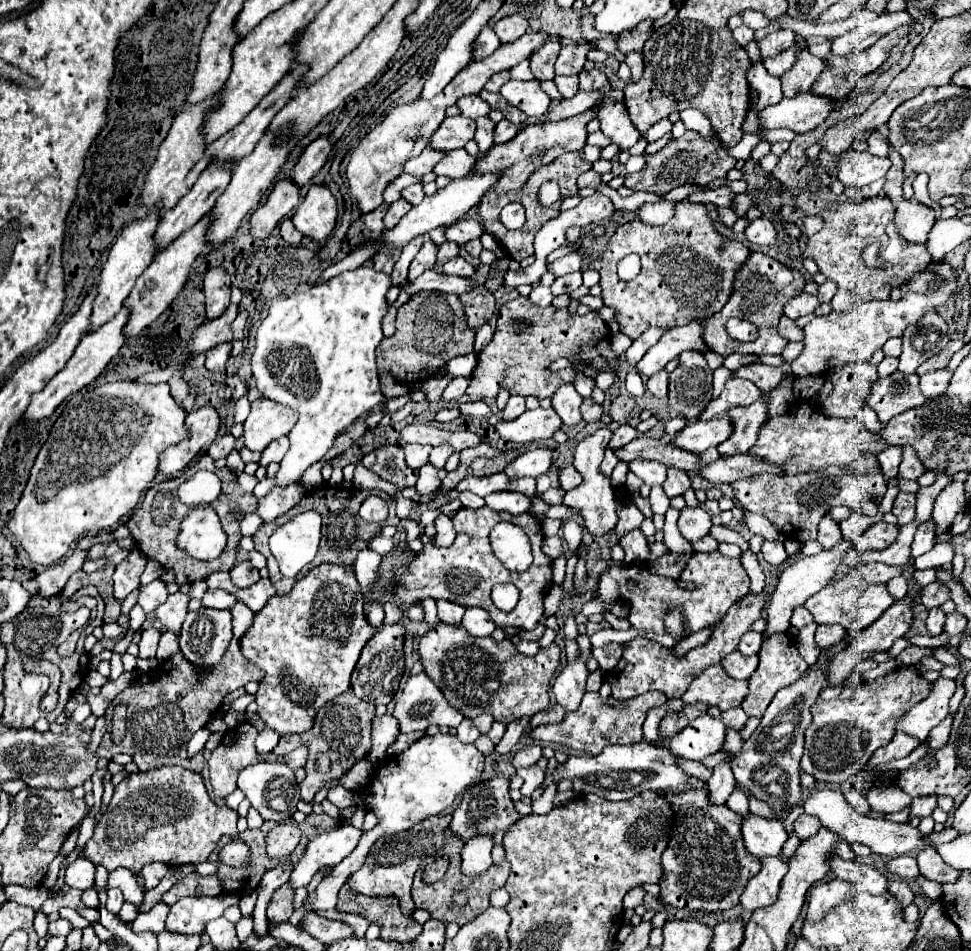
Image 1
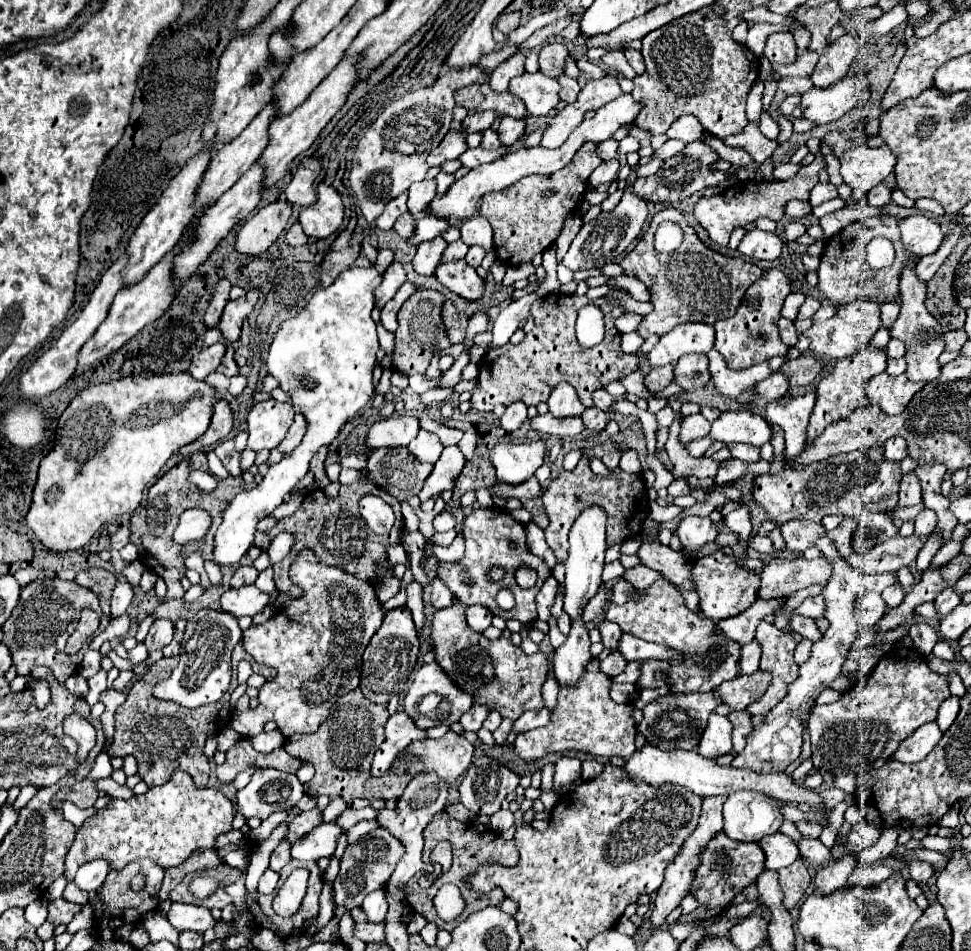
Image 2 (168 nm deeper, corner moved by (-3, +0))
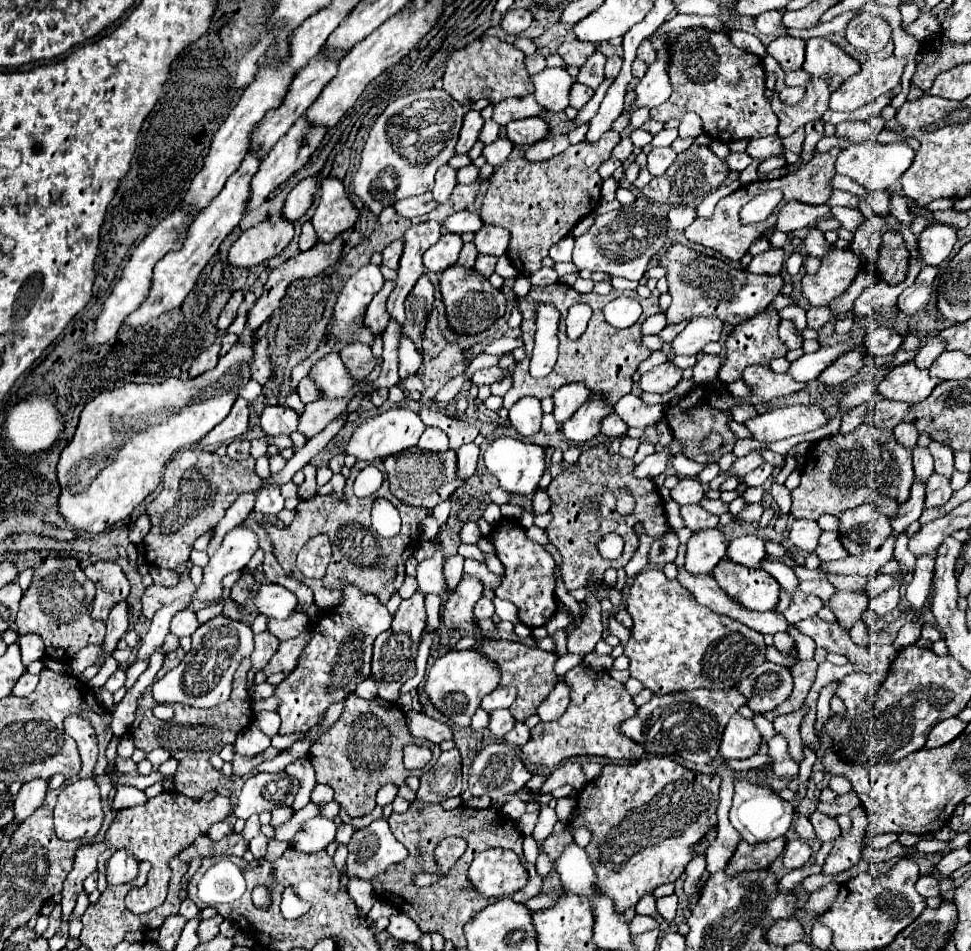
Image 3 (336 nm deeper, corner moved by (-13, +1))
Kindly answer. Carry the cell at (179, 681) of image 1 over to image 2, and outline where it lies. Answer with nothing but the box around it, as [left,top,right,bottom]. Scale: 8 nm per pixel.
[109,640,277,788]

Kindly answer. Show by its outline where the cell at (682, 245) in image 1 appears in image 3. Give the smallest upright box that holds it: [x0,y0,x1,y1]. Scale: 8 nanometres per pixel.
[659,245,783,325]

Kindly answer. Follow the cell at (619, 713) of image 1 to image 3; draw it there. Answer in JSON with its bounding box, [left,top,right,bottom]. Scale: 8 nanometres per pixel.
[523,665,645,767]

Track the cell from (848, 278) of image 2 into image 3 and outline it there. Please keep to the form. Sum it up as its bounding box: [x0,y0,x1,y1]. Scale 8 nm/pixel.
[879,231,909,285]

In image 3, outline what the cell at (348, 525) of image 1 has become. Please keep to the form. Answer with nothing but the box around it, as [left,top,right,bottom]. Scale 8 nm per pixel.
[261,461,423,609]

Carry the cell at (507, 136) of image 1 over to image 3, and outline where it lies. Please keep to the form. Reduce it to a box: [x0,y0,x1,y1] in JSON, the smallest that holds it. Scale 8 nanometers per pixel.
[505,117,551,145]

